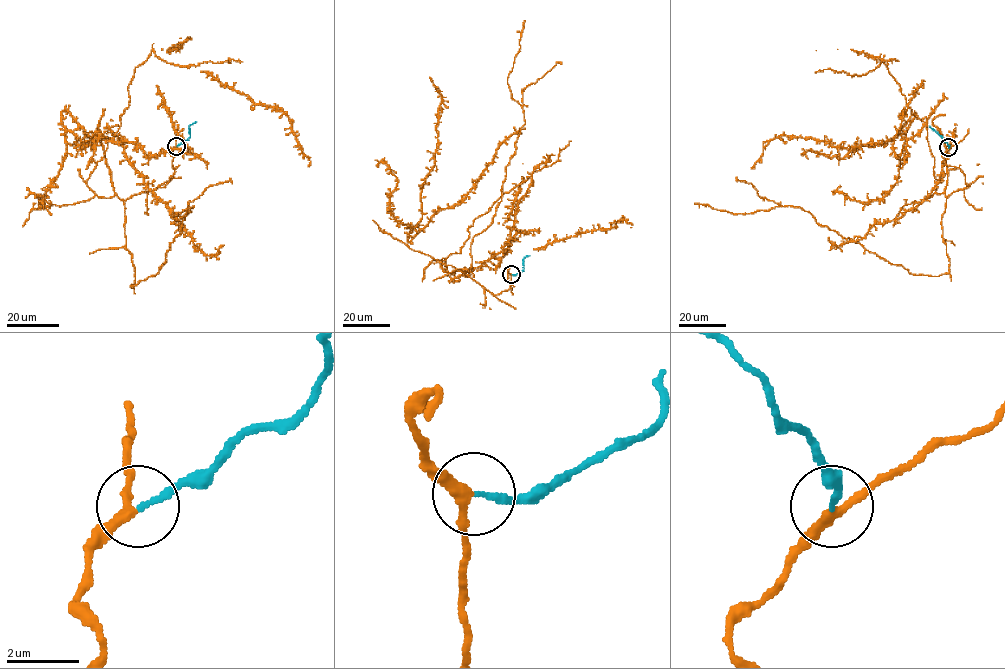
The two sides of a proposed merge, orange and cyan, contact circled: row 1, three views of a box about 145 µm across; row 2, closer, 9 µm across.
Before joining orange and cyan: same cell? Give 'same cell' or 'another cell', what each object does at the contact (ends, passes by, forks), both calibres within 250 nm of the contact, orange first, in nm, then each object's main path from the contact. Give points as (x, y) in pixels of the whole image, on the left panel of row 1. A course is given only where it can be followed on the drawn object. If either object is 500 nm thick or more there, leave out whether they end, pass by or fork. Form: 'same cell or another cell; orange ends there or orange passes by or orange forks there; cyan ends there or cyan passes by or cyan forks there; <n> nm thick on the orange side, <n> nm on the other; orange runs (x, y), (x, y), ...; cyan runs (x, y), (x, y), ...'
another cell; orange passes by; cyan ends there; 240 nm thick on the orange side, 160 nm on the other; orange runs (176, 146), (169, 182), (123, 202), (131, 287), (158, 272), (191, 211), (172, 216), (179, 219), (191, 207); cyan runs (176, 146), (189, 138), (189, 127), (196, 122)

